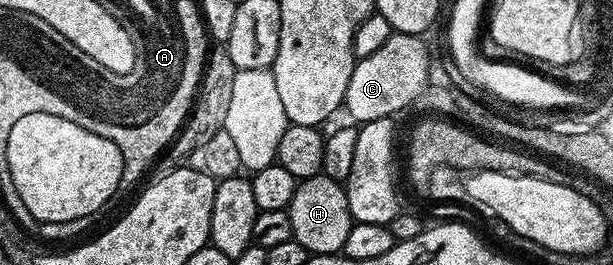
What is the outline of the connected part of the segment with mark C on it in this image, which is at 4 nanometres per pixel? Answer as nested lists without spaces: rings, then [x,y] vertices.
[[[405,32],[386,38],[386,43],[374,50],[374,54],[357,59],[354,74],[350,74],[350,86],[342,105],[343,111],[353,116],[353,121],[365,124],[374,118],[395,117],[404,107],[412,106],[417,98],[428,88],[428,63],[430,54],[420,36]]]

